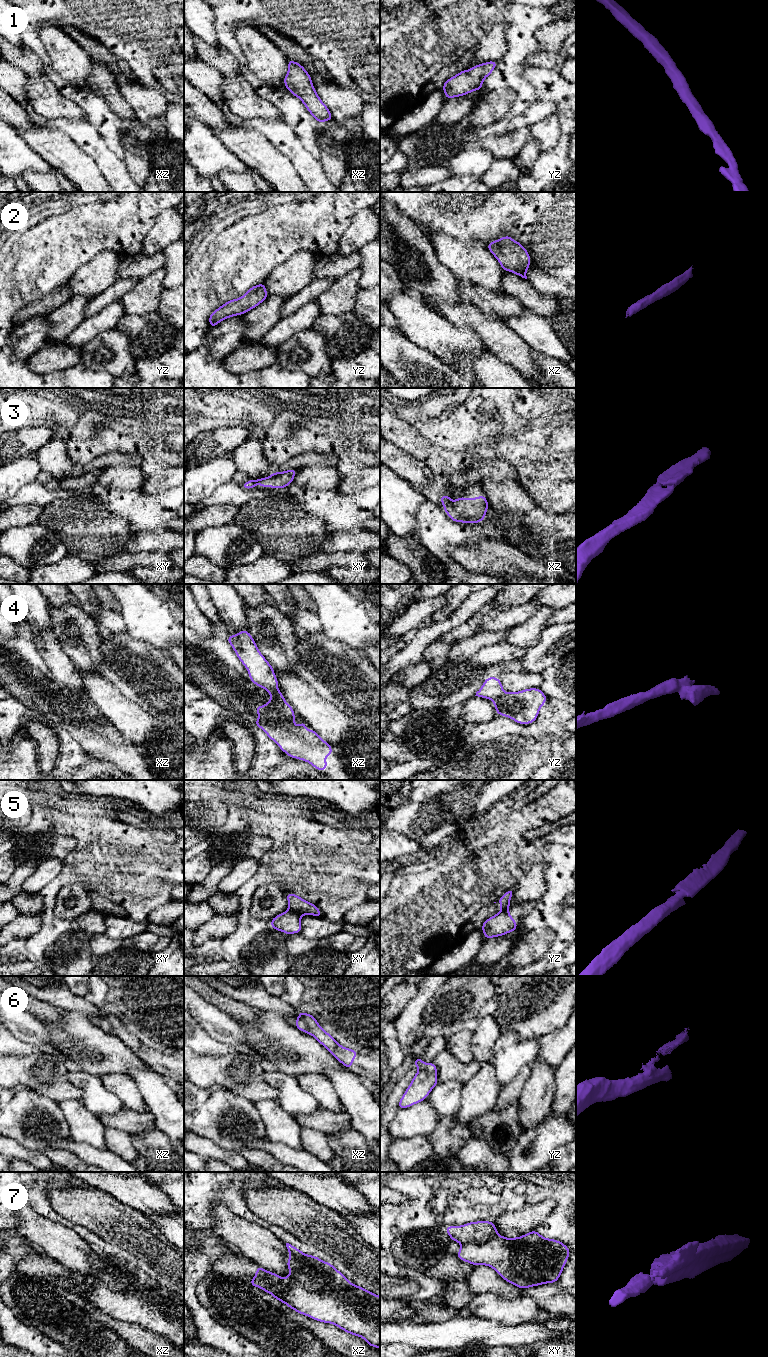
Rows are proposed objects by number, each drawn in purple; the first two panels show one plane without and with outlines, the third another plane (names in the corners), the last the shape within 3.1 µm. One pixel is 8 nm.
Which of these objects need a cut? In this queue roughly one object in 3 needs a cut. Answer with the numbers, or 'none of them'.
4, 5, 6, 7

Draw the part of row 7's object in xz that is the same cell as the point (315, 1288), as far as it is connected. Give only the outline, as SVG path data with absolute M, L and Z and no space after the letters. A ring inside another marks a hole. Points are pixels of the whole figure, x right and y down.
M289 1243L286 1247L290 1254L287 1261L290 1274L285 1278L287 1287L284 1291L272 1287L270 1292L294 1311L322 1323L334 1324L363 1338L369 1346L380 1349L380 1296L350 1283L331 1263L306 1255Z

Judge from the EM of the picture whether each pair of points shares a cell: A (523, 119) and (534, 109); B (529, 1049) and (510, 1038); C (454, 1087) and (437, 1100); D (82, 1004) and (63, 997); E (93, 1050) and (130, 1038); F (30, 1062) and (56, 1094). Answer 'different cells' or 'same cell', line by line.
A: same cell
B: same cell
C: same cell
D: same cell
E: different cells
F: same cell

